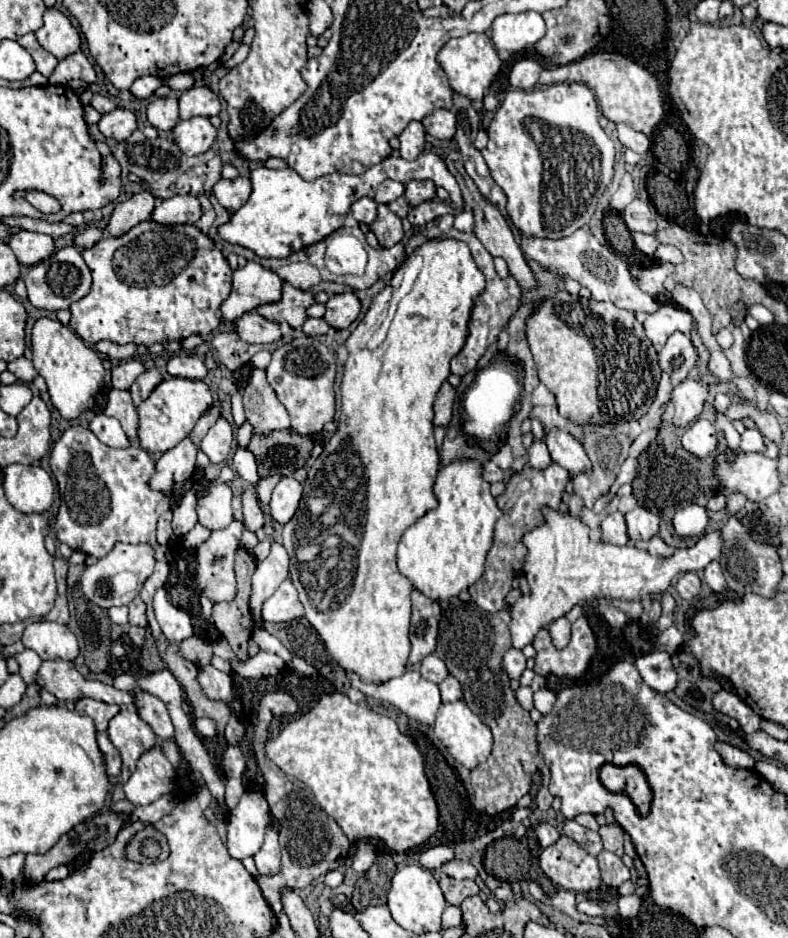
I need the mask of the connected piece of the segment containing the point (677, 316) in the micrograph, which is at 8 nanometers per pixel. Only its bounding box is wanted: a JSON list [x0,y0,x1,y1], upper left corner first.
[643,305,695,347]

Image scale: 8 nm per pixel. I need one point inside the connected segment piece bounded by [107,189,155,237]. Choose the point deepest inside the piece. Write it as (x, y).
(126, 215)

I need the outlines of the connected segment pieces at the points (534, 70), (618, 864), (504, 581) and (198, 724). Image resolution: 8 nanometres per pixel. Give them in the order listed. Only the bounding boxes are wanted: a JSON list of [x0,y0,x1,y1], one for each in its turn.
[[509,59,541,91],[597,849,631,887],[469,463,571,611],[195,719,215,737]]

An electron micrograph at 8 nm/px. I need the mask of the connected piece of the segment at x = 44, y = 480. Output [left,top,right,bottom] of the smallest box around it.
[3,465,53,513]

